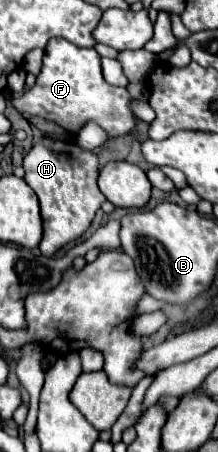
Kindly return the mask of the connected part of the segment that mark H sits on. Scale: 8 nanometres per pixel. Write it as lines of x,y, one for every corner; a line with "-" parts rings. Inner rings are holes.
45,136
33,144
23,160
23,168
25,182
35,190
41,204
43,240
39,250
45,256
53,256
59,248
77,240
89,228
95,212
105,202
105,196
97,188
99,158
71,140
53,140

